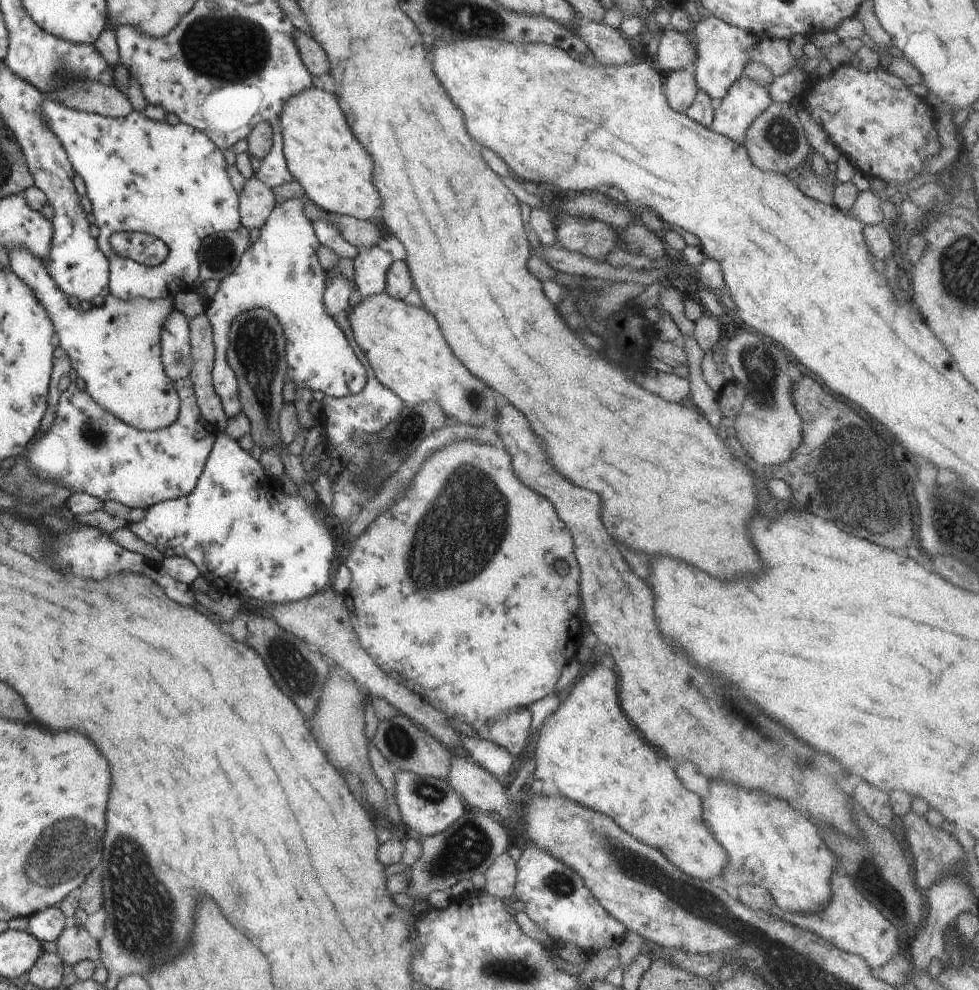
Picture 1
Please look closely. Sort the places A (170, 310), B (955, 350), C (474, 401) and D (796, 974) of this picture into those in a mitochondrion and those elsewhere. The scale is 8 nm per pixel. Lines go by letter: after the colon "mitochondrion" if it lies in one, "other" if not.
A: other
B: other
C: mitochondrion
D: mitochondrion

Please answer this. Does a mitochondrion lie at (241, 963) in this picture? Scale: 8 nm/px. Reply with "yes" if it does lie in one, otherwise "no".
no

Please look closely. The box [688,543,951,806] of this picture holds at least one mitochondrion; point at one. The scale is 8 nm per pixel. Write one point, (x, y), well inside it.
(749, 722)

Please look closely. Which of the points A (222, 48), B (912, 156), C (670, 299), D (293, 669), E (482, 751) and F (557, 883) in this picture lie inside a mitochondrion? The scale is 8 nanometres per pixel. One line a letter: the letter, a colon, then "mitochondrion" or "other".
A: mitochondrion
B: other
C: mitochondrion
D: mitochondrion
E: other
F: mitochondrion

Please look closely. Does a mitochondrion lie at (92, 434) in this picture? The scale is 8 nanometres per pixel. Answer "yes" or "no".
yes

